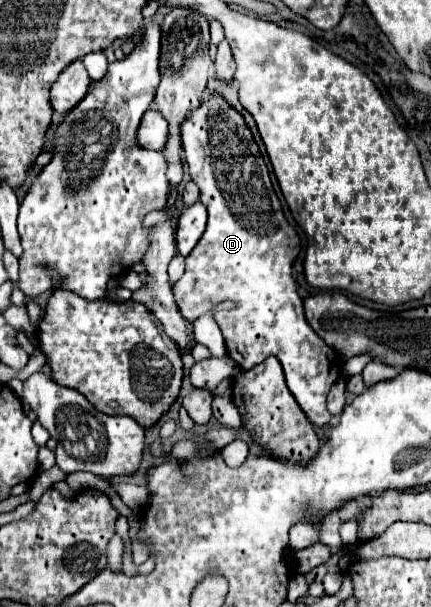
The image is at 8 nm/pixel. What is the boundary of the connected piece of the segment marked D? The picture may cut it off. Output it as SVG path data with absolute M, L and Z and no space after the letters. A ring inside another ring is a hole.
M218 99L218 103L202 103L198 109L190 111L180 129L190 177L198 185L200 201L208 209L208 227L196 249L186 257L186 271L174 285L174 299L180 313L190 323L194 323L200 315L212 313L226 339L228 355L244 371L274 355L282 363L288 389L296 397L298 405L306 411L308 419L316 425L328 425L330 413L326 409L326 395L330 385L342 375L340 359L334 349L330 349L314 333L314 329L310 329L304 317L302 299L292 279L292 261L300 251L300 239L284 219L282 205L272 189L268 167L260 155L252 131L244 117L224 99ZM222 301L234 301L236 307L220 311Z

